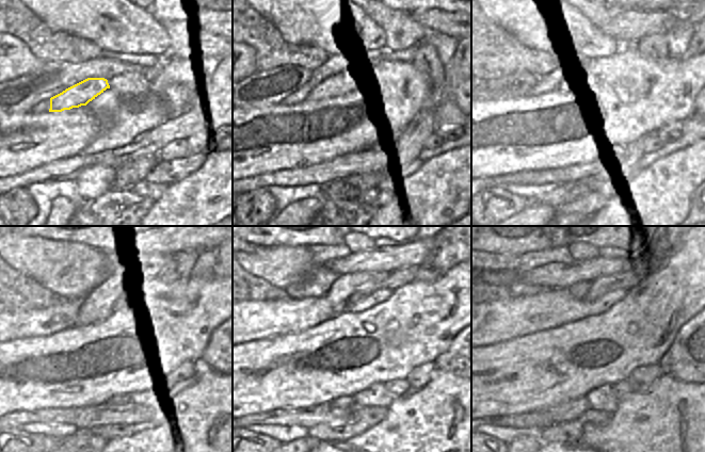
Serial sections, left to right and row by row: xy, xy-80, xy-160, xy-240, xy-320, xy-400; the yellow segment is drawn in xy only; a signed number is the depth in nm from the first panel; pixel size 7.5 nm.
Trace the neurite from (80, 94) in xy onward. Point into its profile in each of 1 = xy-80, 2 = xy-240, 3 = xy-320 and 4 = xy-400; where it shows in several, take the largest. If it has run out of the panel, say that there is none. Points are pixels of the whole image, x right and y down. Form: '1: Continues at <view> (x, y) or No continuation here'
1: Continues at xy-80 (339, 84)
2: Continues at xy-240 (96, 307)
3: Continues at xy-320 (345, 286)
4: Continues at xy-400 (579, 290)

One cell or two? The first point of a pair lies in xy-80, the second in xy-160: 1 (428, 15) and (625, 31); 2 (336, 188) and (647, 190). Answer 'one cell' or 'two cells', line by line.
1: one cell
2: two cells

